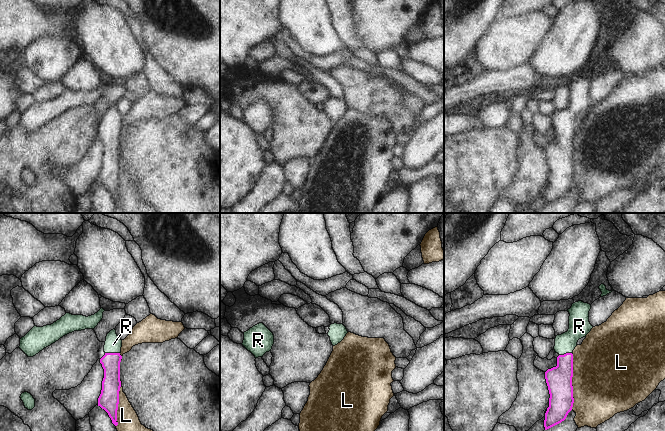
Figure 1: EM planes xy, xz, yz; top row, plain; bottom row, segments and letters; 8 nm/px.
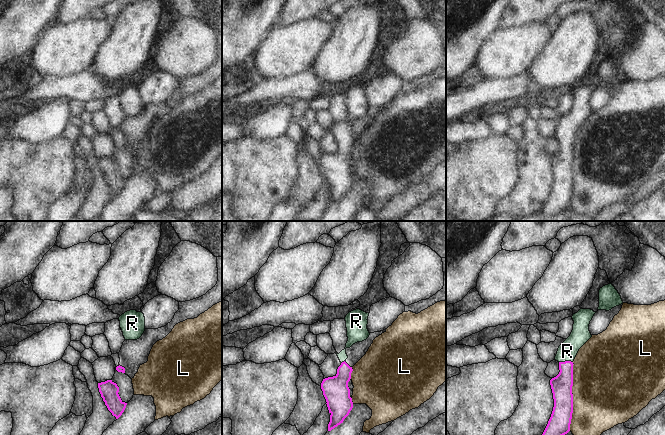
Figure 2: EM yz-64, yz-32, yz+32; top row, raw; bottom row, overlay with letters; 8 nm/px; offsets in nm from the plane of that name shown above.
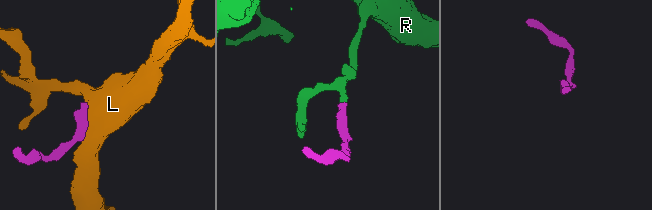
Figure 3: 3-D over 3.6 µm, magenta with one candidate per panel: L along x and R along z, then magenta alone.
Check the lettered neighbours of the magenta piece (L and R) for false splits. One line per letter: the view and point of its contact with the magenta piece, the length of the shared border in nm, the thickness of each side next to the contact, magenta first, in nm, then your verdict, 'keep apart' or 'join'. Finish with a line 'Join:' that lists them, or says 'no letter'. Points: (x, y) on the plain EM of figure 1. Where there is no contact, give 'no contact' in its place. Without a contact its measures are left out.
L: yz (571, 157) | 460 nm | 200/480 nm | keep apart
R: xy (112, 129) | 120 nm | 150/140 nm | join
Join: R

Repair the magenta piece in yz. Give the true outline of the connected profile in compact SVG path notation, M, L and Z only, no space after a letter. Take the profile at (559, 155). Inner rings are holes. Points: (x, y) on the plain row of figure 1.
M578 77L572 80L569 88L569 105L557 111L554 126L559 130L557 142L545 148L550 174L545 189L545 206L564 197L572 186L573 174L573 126L579 115L585 113L593 104L589 98L591 81Z

